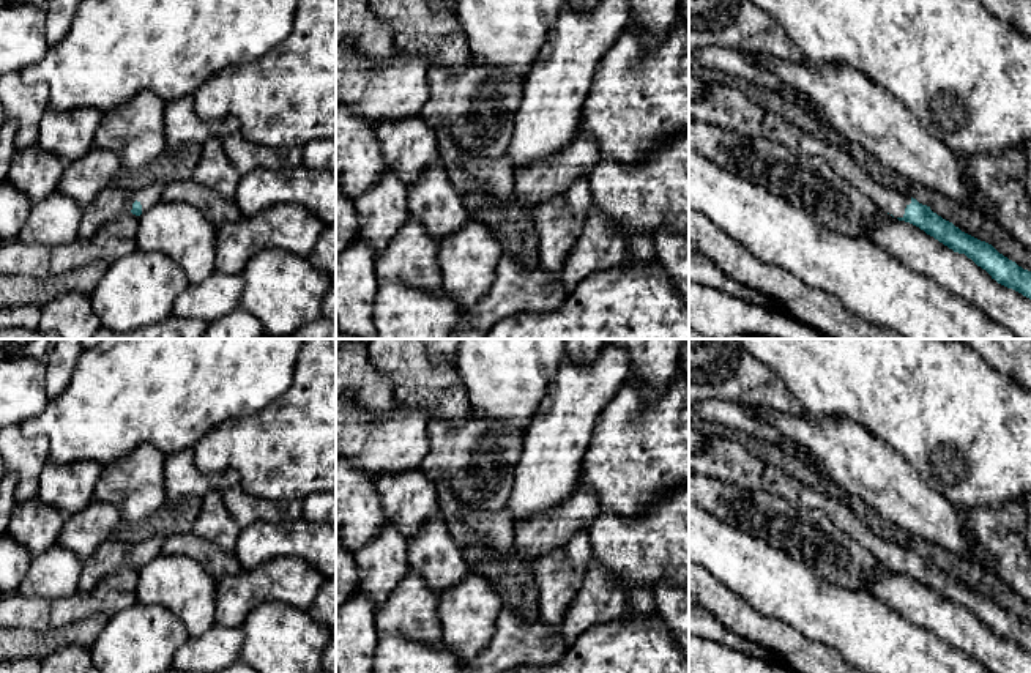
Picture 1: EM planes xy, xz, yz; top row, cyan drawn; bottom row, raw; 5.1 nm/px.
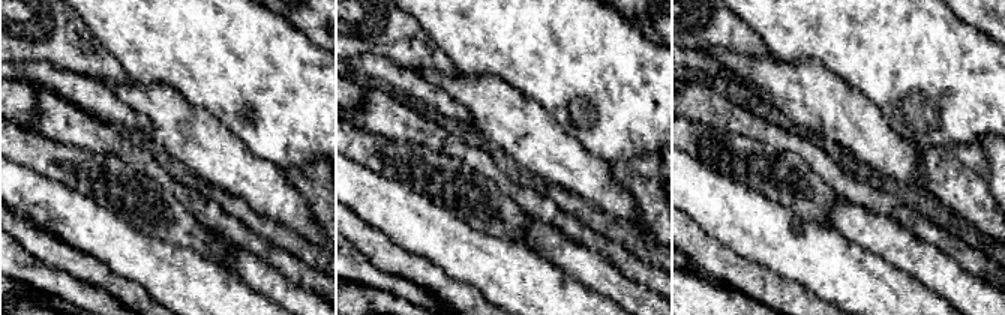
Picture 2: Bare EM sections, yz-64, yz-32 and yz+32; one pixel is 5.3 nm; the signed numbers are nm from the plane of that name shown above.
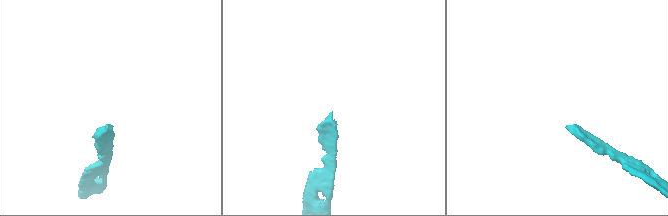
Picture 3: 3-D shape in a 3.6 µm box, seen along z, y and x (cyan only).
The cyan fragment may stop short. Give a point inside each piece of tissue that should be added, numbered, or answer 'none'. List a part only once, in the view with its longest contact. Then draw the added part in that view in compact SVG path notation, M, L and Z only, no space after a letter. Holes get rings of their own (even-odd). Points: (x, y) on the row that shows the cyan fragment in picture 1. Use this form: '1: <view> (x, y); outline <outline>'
1: yz (725, 106); outline M708 82L706 93L689 101L689 115L752 139L776 143L826 161L845 181L867 195L878 210L903 218L911 197L875 180L853 159L848 150L831 145L780 115L758 106L731 85Z

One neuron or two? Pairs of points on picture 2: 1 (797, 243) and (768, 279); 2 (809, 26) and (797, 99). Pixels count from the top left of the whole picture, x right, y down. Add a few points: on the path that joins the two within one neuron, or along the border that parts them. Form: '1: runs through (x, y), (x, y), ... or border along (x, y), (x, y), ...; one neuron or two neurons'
1: border along (741, 257), (764, 264), (804, 288); two neurons
2: border along (776, 56), (791, 62), (818, 60), (834, 75); two neurons

